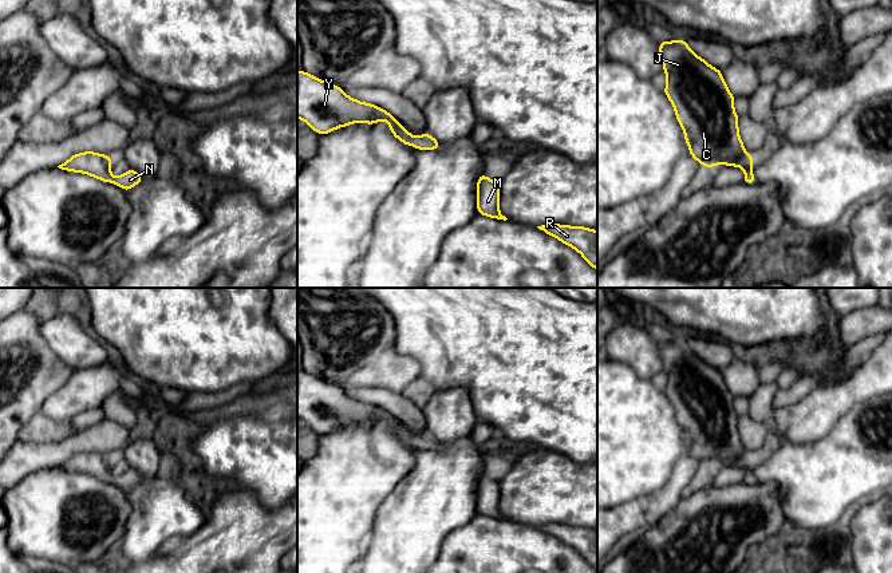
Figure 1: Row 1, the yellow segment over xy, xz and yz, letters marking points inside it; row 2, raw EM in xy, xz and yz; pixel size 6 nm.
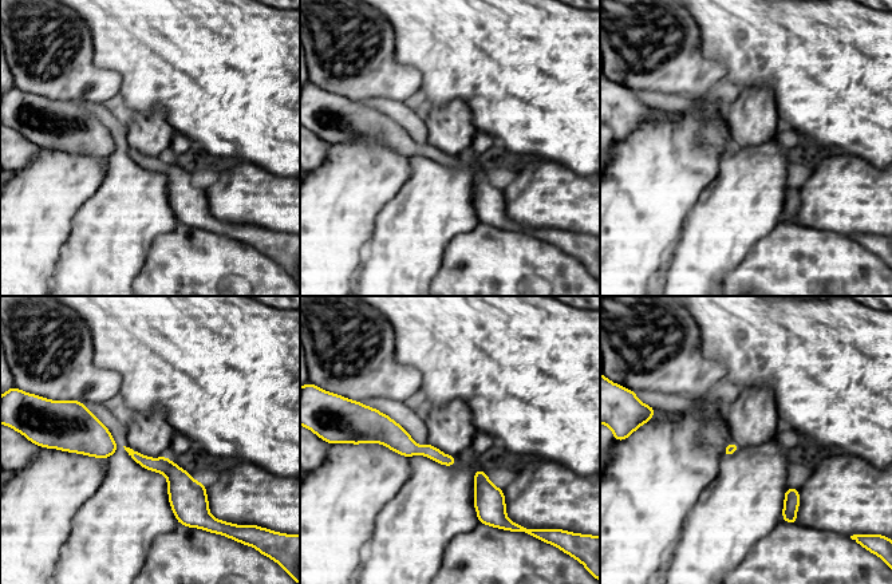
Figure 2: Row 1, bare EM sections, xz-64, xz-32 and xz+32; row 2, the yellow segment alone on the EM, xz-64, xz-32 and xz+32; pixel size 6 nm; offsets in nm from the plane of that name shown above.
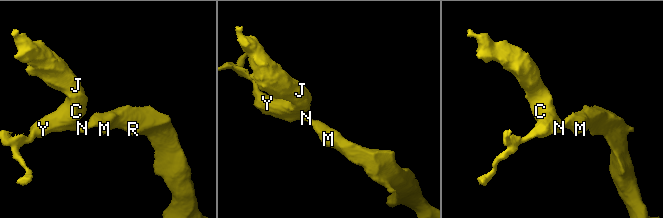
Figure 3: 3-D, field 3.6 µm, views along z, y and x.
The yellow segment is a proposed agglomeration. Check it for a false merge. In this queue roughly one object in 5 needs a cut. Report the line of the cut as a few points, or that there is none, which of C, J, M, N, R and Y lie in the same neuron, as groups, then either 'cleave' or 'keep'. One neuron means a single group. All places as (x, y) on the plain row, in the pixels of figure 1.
cut none; groups C J M N R Y; keep

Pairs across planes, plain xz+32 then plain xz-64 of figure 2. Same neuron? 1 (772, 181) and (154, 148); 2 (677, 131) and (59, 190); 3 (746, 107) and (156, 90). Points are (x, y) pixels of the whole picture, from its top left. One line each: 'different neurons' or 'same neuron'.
1: different neurons
2: same neuron
3: different neurons

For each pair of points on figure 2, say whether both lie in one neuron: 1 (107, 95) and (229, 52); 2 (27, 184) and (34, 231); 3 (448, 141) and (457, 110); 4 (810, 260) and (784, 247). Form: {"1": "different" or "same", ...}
{"1": "different", "2": "same", "3": "same", "4": "same"}

